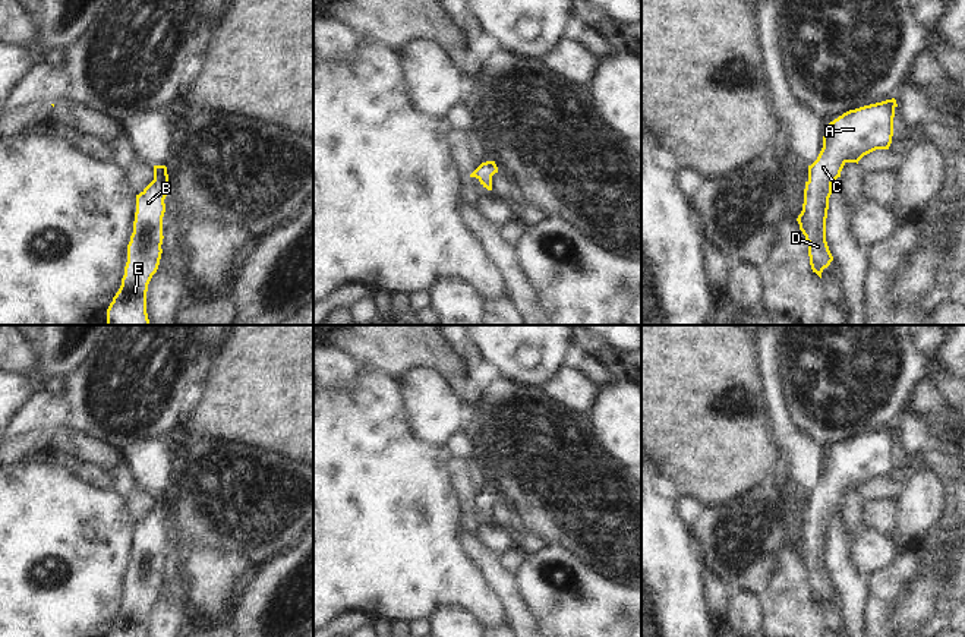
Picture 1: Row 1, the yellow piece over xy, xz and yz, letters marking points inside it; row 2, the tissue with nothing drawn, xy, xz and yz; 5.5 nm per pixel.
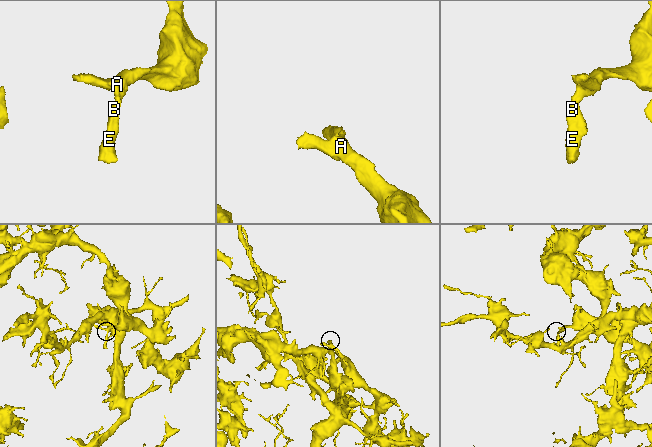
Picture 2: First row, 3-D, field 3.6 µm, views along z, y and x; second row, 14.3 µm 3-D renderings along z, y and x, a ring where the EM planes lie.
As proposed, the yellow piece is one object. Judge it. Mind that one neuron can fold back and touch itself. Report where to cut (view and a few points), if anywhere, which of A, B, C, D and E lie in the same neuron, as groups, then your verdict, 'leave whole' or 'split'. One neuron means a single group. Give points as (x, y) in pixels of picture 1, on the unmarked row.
no cut | A B C D E | leave whole

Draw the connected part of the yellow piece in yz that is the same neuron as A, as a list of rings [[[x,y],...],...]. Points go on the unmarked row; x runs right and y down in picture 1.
[[[896,428],[849,438],[826,452],[823,476],[808,493],[802,539],[797,549],[808,570],[813,600],[821,606],[833,584],[826,570],[826,546],[832,511],[846,491],[857,491],[876,477],[889,477],[893,464]]]

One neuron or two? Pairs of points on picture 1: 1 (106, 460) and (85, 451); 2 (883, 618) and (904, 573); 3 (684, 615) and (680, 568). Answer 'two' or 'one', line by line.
1: one
2: one
3: one

